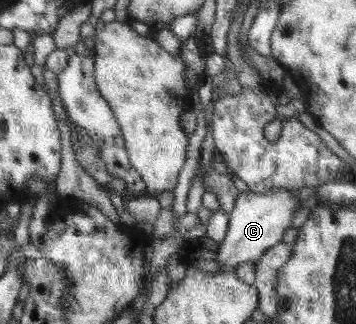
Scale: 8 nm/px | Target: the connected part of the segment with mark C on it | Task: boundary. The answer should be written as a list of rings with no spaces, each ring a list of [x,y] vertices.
[[[280,187],[270,189],[265,193],[253,191],[241,192],[234,203],[234,208],[228,219],[228,234],[220,241],[216,258],[220,272],[235,273],[238,265],[245,261],[257,263],[264,253],[282,241],[287,228],[291,226],[291,219],[298,201],[293,198],[292,190]]]

